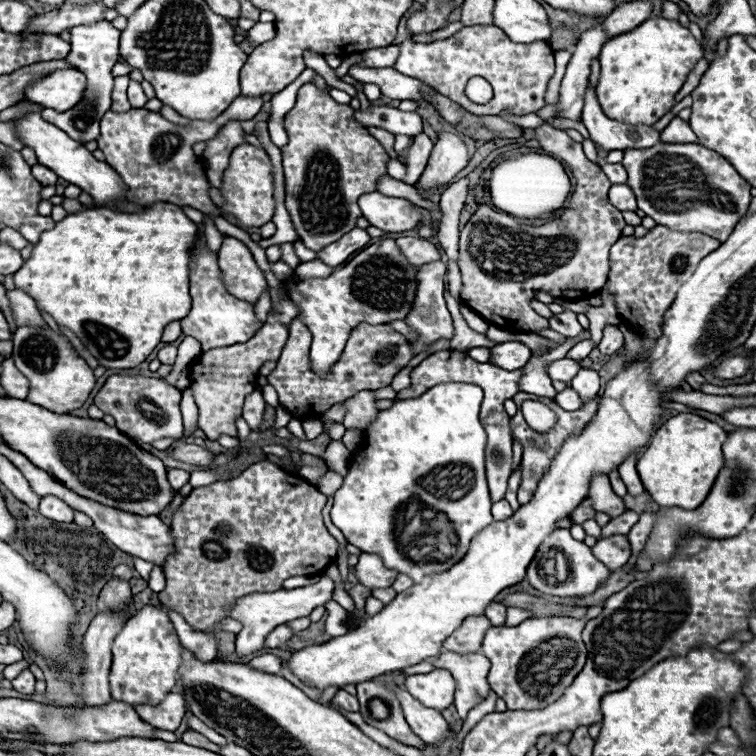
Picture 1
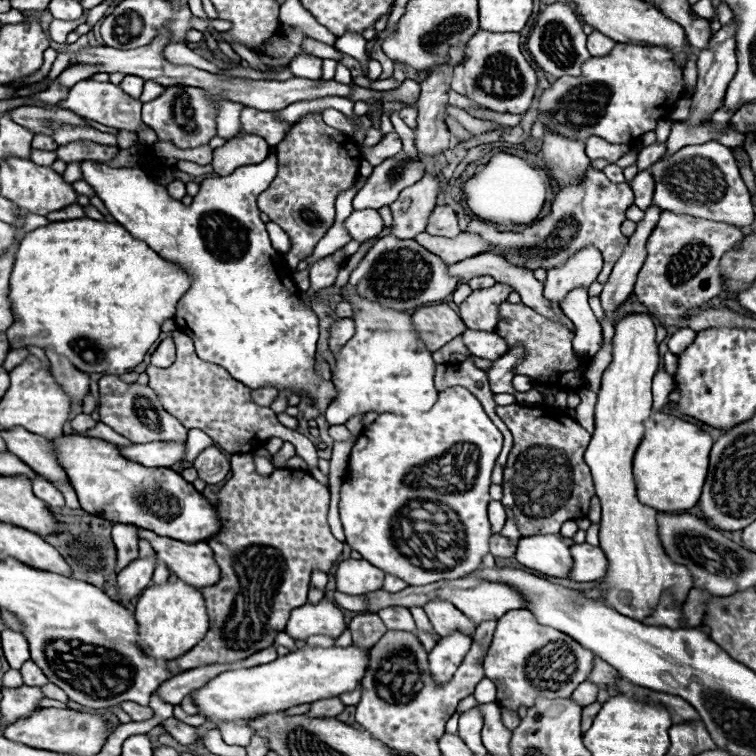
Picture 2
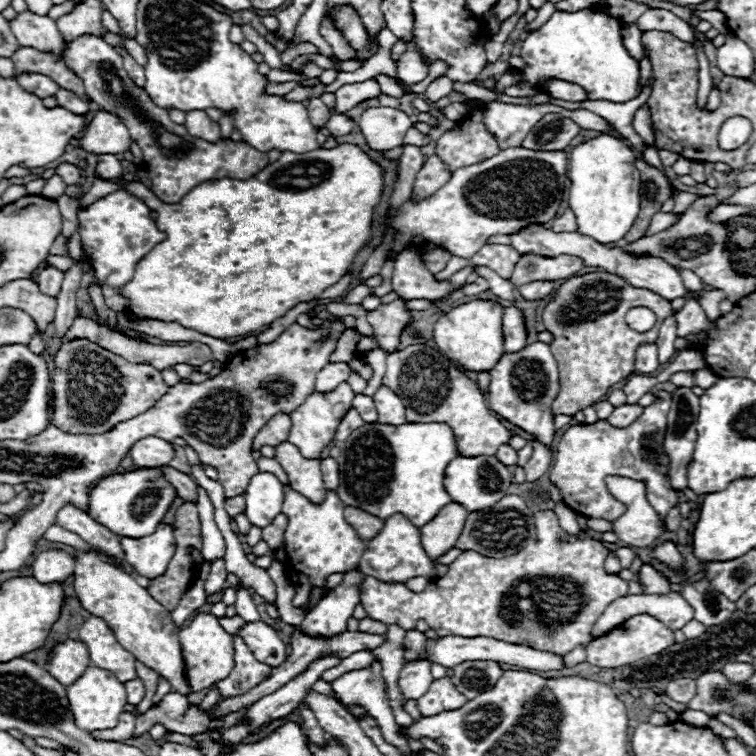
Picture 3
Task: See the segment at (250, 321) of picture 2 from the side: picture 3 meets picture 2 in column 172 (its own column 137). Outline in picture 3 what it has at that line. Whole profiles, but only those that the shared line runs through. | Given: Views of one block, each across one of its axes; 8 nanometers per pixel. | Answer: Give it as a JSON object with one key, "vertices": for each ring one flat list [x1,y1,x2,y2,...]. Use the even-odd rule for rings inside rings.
{"vertices":[[116,190,96,200,88,208,80,210,78,222,80,222,82,244,94,268,96,280,102,286,106,306,112,312,128,310,130,308,128,298,120,294,120,288,132,280,136,262,142,260,156,244,164,242,166,234,160,232,156,222,150,218,150,208,142,200,138,200,136,196,130,196,124,190]]}

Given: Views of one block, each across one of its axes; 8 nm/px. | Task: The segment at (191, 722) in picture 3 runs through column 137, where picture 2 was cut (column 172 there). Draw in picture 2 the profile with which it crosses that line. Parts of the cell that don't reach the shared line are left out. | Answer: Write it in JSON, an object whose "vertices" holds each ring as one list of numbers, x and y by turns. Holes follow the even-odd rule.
{"vertices":[[170,718,170,720,162,722,162,726,174,736,174,740,178,740,178,742,184,744,184,746,196,744,198,738,200,738,194,726,188,726,188,724,184,724,184,722,178,722,176,718]]}

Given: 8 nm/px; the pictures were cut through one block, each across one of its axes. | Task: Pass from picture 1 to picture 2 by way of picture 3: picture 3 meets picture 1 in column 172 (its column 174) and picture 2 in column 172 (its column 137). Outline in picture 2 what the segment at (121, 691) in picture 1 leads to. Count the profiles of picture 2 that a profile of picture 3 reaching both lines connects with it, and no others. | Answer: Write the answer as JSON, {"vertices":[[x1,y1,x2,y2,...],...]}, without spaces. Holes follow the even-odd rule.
{"vertices":[[182,580,148,586,136,604,134,616,138,622,140,646,144,646,152,658,174,660,196,646,196,642,208,632,208,612,200,590]]}

